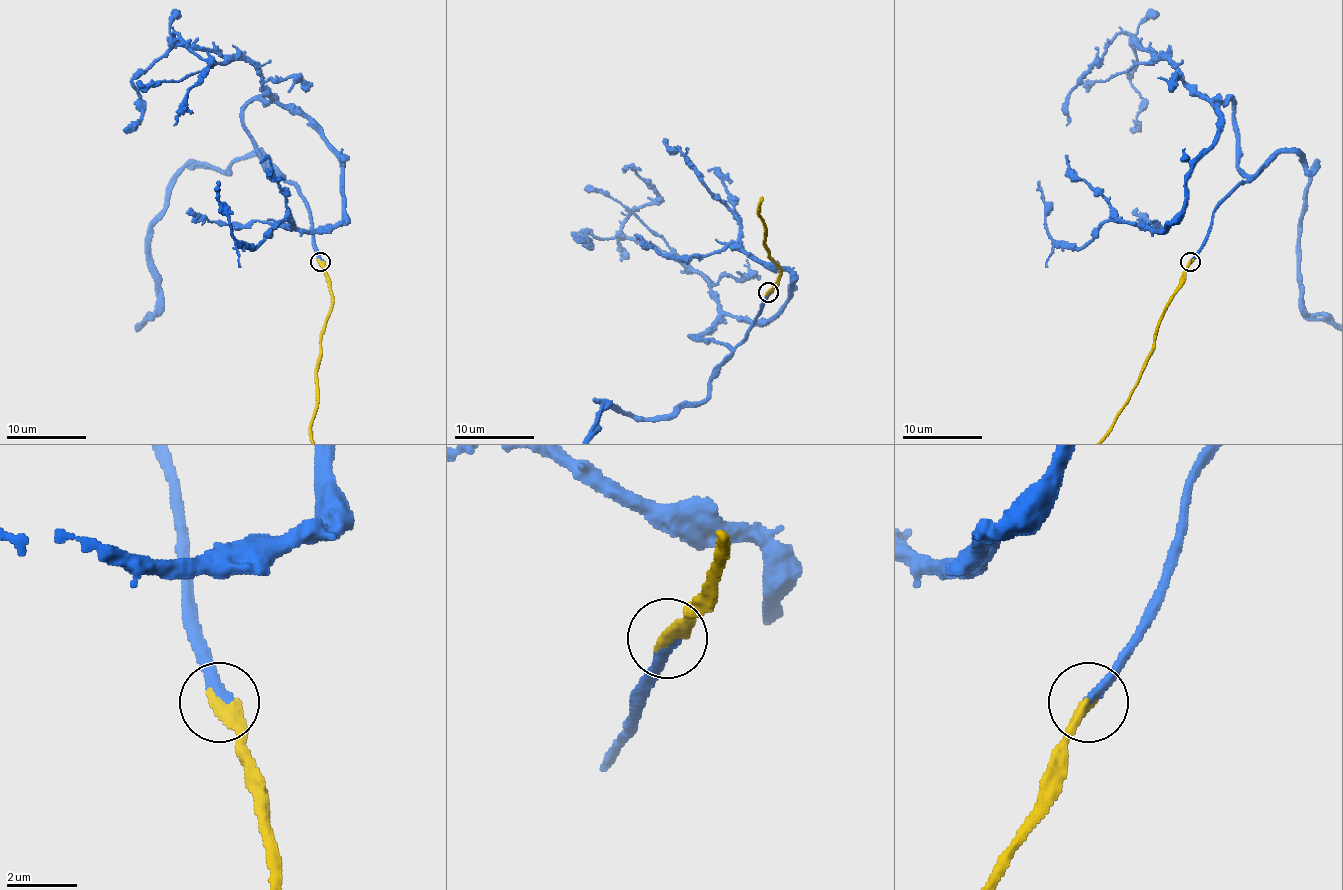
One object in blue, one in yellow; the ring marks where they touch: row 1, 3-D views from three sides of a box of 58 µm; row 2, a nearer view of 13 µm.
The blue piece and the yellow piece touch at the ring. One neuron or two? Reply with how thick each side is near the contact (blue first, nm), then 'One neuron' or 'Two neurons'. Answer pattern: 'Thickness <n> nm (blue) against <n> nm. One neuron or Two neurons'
Thickness 320 nm (blue) against 420 nm. Two neurons

